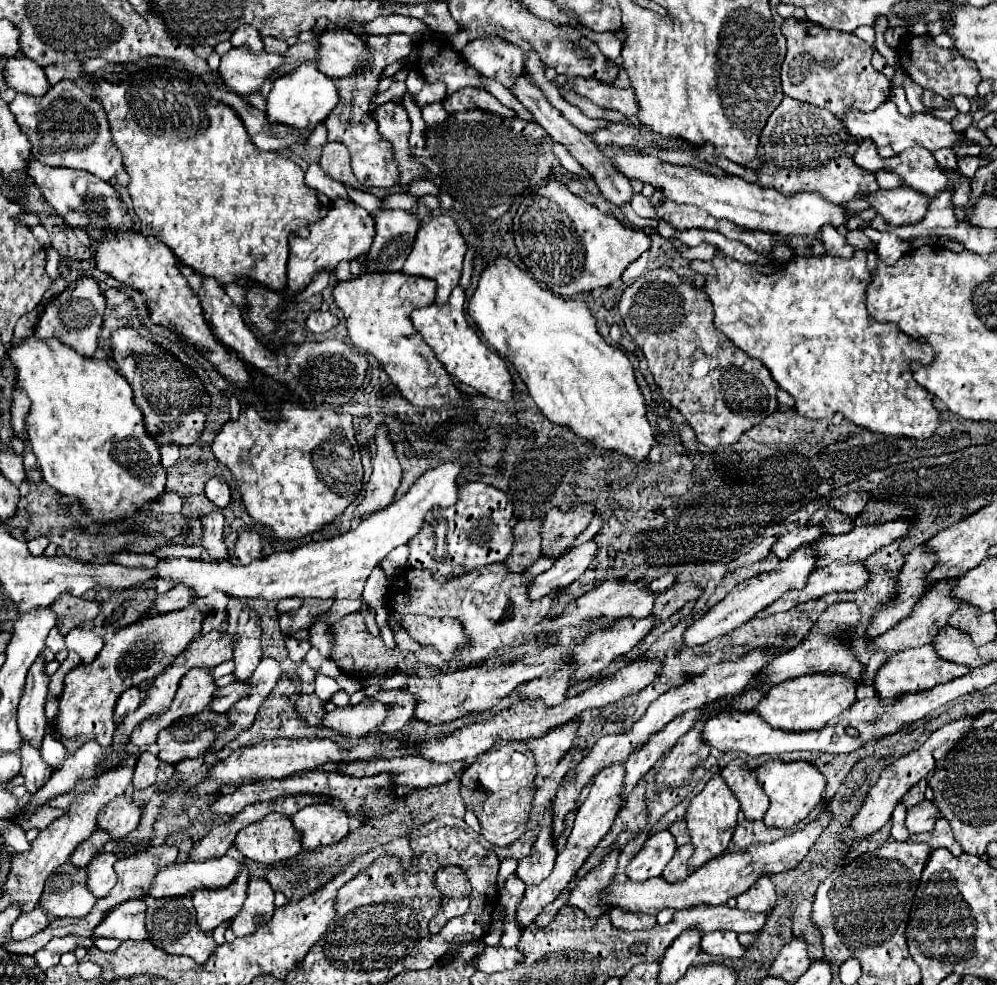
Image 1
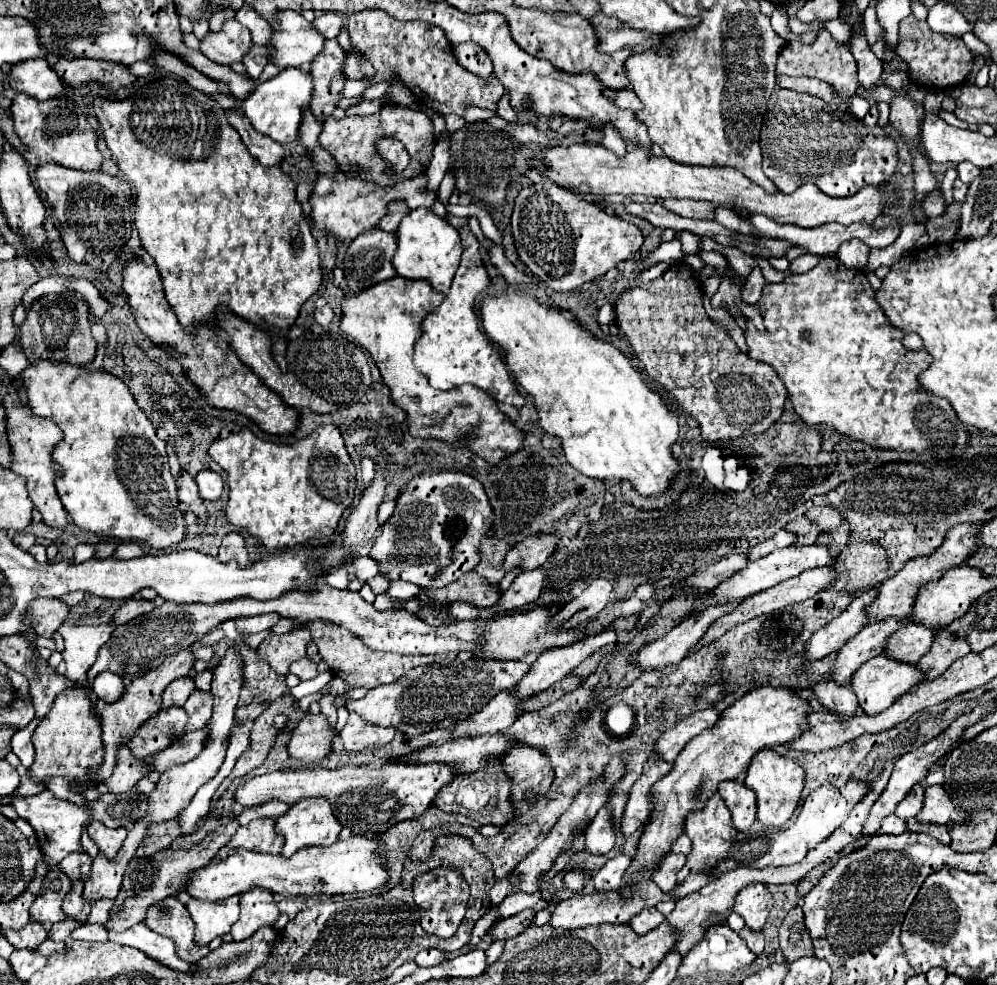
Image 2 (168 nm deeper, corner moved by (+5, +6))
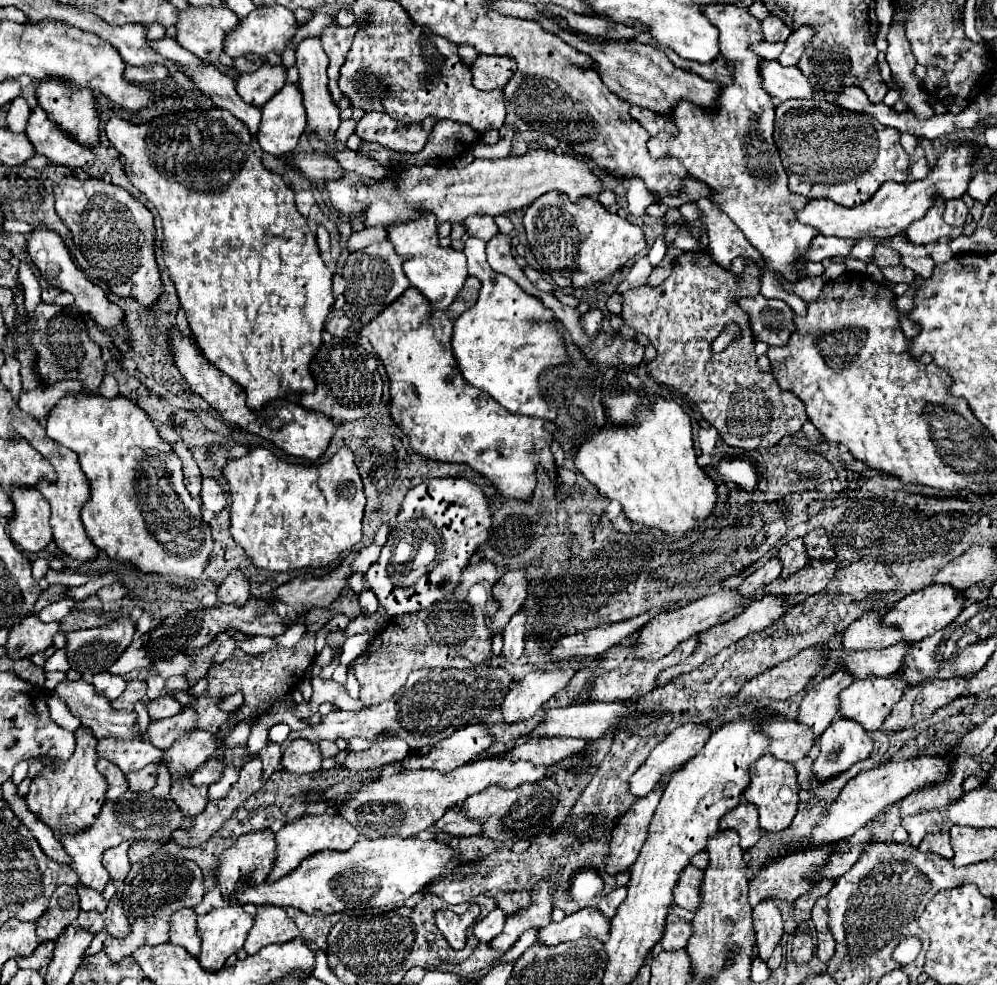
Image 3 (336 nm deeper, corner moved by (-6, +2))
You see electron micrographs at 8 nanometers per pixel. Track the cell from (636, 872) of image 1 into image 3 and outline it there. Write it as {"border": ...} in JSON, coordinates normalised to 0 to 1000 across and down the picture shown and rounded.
{"border":[[[625,898],[625,901],[617,901],[611,909],[605,909],[603,911],[603,915],[601,915],[601,925],[605,925],[607,927],[607,931],[615,931],[617,929],[617,925],[619,925],[619,921],[623,919],[623,915],[629,911],[629,901]]]}

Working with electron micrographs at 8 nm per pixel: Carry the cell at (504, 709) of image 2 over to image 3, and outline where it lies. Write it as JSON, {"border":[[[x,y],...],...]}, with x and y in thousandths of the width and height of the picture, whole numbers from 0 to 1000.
{"border":[[[468,736],[456,742],[452,748],[434,756],[426,766],[418,764],[404,771],[406,781],[438,781],[452,783],[454,779],[466,777],[472,769],[484,764],[496,754],[488,736]]]}

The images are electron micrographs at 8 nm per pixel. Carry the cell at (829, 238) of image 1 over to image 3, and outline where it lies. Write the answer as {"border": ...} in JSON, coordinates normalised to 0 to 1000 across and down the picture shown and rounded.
{"border":[[[880,249],[878,259],[876,259],[876,267],[880,271],[890,271],[890,269],[902,269],[902,263],[900,263],[898,255],[892,255],[892,251]]]}

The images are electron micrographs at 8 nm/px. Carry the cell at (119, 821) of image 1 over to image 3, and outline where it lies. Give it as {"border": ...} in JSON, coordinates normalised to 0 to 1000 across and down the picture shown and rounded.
{"border":[[[121,856],[103,866],[103,878],[113,892],[125,892],[125,888],[129,886],[131,876],[129,876],[127,864],[129,864],[129,856]]]}

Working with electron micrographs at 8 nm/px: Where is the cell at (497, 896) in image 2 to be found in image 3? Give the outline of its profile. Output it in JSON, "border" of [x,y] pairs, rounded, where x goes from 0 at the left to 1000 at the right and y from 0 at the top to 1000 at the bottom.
{"border":[[[494,923],[488,931],[484,931],[478,939],[476,939],[476,943],[474,943],[474,947],[478,949],[478,953],[482,955],[482,957],[486,957],[486,955],[492,955],[498,947],[503,947],[503,943],[505,943],[505,937],[507,937],[507,927],[505,927],[505,923]]]}

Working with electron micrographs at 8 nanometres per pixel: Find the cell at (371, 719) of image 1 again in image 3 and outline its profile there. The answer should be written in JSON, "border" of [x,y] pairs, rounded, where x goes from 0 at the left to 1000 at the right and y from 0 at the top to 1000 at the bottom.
{"border":[[[294,750],[286,760],[282,777],[294,785],[316,785],[322,781],[320,754],[308,750]]]}

